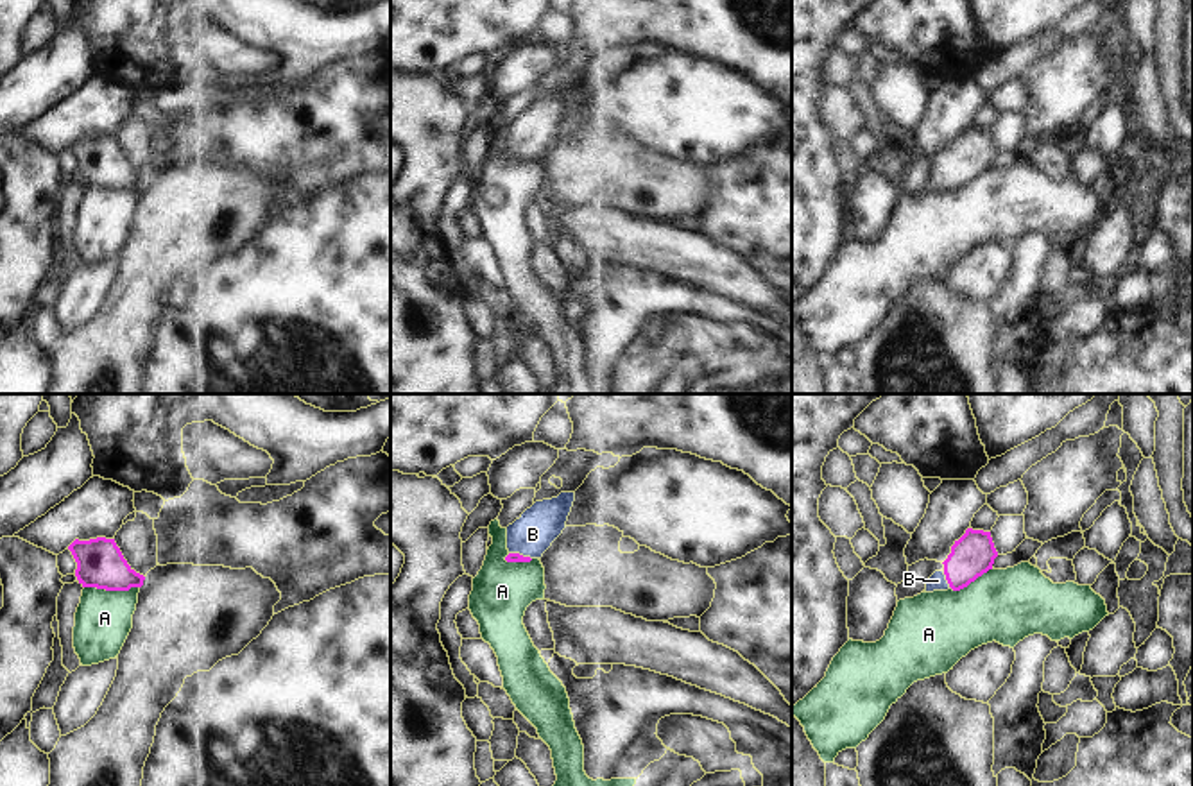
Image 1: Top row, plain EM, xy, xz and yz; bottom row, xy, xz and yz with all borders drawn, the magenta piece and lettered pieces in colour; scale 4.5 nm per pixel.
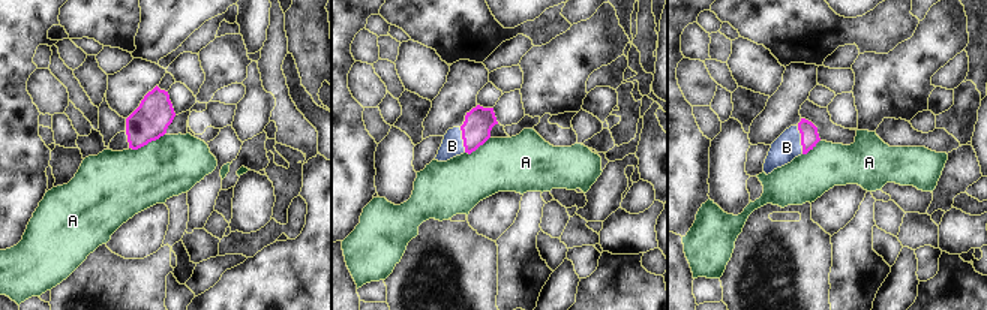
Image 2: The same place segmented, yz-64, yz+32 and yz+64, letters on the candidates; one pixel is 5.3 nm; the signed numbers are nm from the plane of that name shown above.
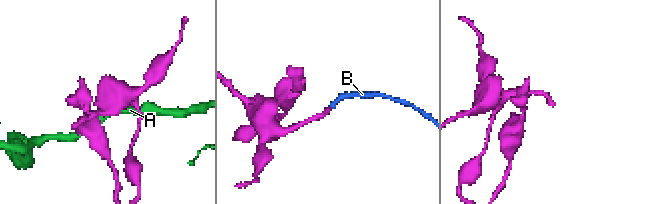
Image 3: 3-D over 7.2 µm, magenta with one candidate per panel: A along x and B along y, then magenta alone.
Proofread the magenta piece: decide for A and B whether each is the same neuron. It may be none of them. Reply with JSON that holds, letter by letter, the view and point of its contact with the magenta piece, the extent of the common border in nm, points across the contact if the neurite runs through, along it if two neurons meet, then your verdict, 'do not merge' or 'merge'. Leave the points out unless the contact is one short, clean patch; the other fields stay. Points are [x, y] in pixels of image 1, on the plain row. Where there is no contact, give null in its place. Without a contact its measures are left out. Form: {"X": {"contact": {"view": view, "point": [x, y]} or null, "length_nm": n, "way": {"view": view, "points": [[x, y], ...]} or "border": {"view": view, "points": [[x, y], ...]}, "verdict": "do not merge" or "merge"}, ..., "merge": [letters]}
{"A": {"contact": {"view": "xy", "point": [111, 188]}, "length_nm": 240, "border": {"view": "xy", "points": [[85, 185], [99, 188], [138, 187]]}, "verdict": "do not merge"}, "B": {"contact": {"view": "yz", "point": [946, 178]}, "length_nm": 100, "way": {"view": "yz", "points": [[973, 153], [946, 178], [937, 179]]}, "verdict": "merge"}, "merge": ["B"]}

